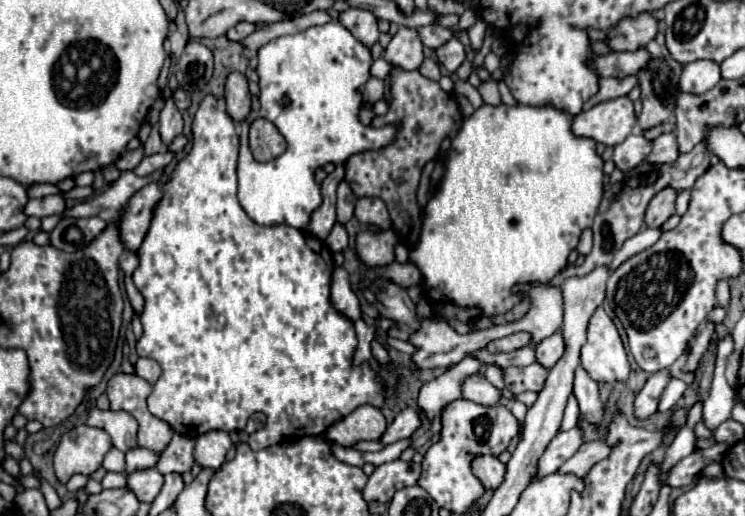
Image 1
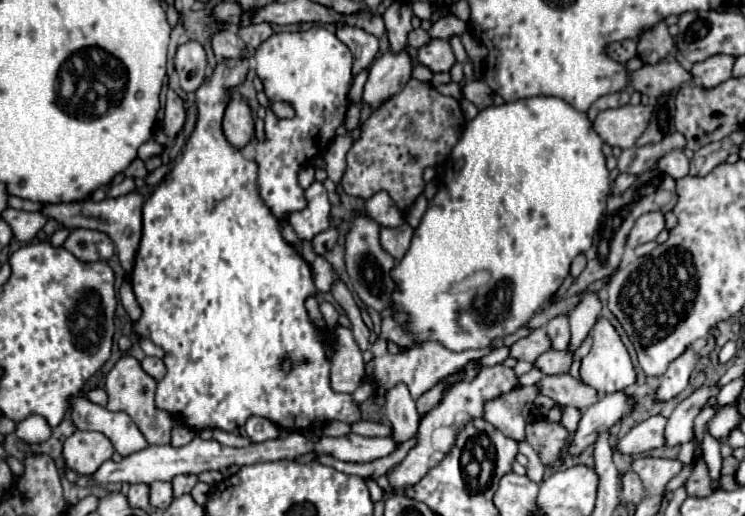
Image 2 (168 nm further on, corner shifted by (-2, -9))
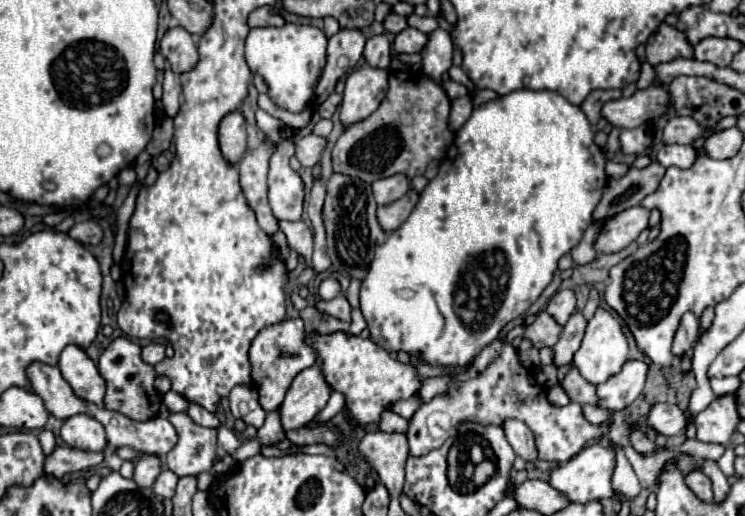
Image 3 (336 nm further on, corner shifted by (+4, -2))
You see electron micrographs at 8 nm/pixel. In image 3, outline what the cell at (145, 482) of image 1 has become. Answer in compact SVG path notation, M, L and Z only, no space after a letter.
M168 468L162 470L154 482L154 494L162 496L162 498L172 498L172 494L176 490L176 482L178 482L178 476L172 470L168 470Z

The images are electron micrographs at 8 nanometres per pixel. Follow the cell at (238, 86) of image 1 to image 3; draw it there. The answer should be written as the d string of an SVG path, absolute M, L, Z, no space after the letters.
M232 112L222 118L220 130L218 130L220 150L228 164L238 164L238 160L246 152L246 122L242 112Z

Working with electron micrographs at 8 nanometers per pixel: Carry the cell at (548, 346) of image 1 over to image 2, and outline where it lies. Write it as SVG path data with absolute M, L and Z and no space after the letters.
M556 317L546 325L546 335L550 337L550 345L554 351L566 351L570 343L570 327L568 317Z

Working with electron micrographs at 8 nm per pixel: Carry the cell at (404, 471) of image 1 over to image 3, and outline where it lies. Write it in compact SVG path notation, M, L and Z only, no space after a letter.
M506 344L502 354L486 368L484 374L480 374L478 378L460 382L452 388L452 392L448 396L436 396L432 402L422 404L416 414L410 420L410 430L408 430L408 442L410 442L410 452L414 456L424 456L430 450L438 448L438 440L428 436L428 428L426 428L426 418L432 412L448 412L452 416L454 426L448 432L448 438L455 436L458 427L462 422L478 422L488 426L488 424L496 424L502 426L504 420L508 418L516 418L528 424L528 428L534 432L536 436L536 446L538 446L538 458L540 460L556 460L560 464L568 462L572 456L576 456L584 444L588 444L594 438L602 438L604 434L608 434L610 430L610 420L602 422L602 424L590 424L584 414L582 414L582 406L578 402L572 402L568 406L554 406L548 402L546 398L546 386L542 386L536 380L534 370L526 368L520 360L518 360L518 350L512 344Z

